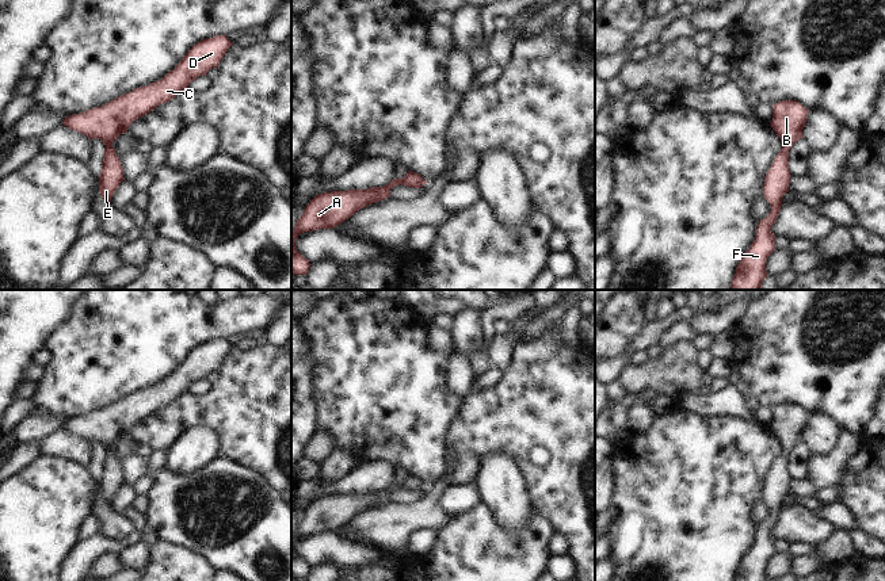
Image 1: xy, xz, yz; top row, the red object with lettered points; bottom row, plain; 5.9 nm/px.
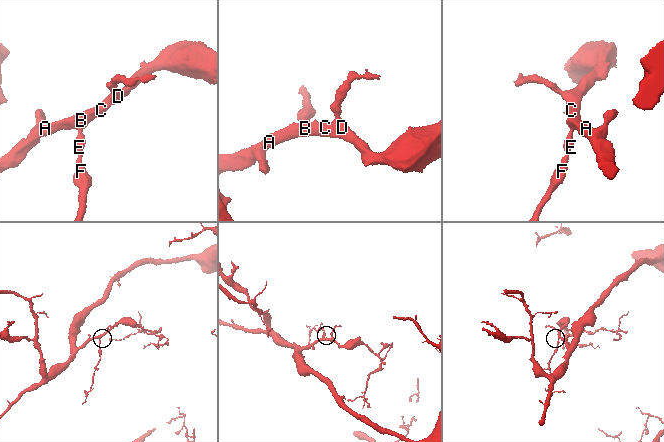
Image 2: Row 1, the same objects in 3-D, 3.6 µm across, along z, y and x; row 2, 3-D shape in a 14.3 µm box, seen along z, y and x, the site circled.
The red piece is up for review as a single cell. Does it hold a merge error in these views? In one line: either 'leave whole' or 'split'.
leave whole

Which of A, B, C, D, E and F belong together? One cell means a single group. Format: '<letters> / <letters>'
A B C D E F

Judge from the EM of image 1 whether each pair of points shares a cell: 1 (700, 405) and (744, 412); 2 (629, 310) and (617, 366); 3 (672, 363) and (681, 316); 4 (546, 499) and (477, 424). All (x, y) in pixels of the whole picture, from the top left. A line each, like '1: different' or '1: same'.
1: same
2: different
3: different
4: same

